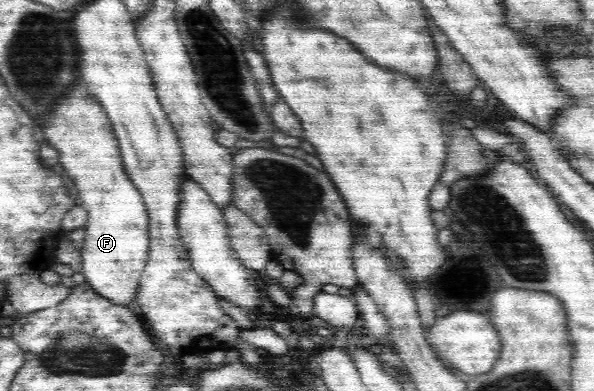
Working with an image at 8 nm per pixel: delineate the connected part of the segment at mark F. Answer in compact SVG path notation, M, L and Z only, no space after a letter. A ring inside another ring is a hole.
M76 87L76 93L56 109L56 117L47 118L48 131L46 137L52 141L52 147L60 152L58 168L67 178L68 183L78 190L77 202L87 211L85 223L84 245L81 247L82 273L85 283L93 289L97 295L103 297L119 307L136 305L135 297L139 290L140 278L146 265L149 251L148 215L145 211L145 203L140 192L134 188L132 181L125 175L121 163L121 153L116 145L116 138L110 128L110 122L100 104L92 101L92 96L80 93Z

